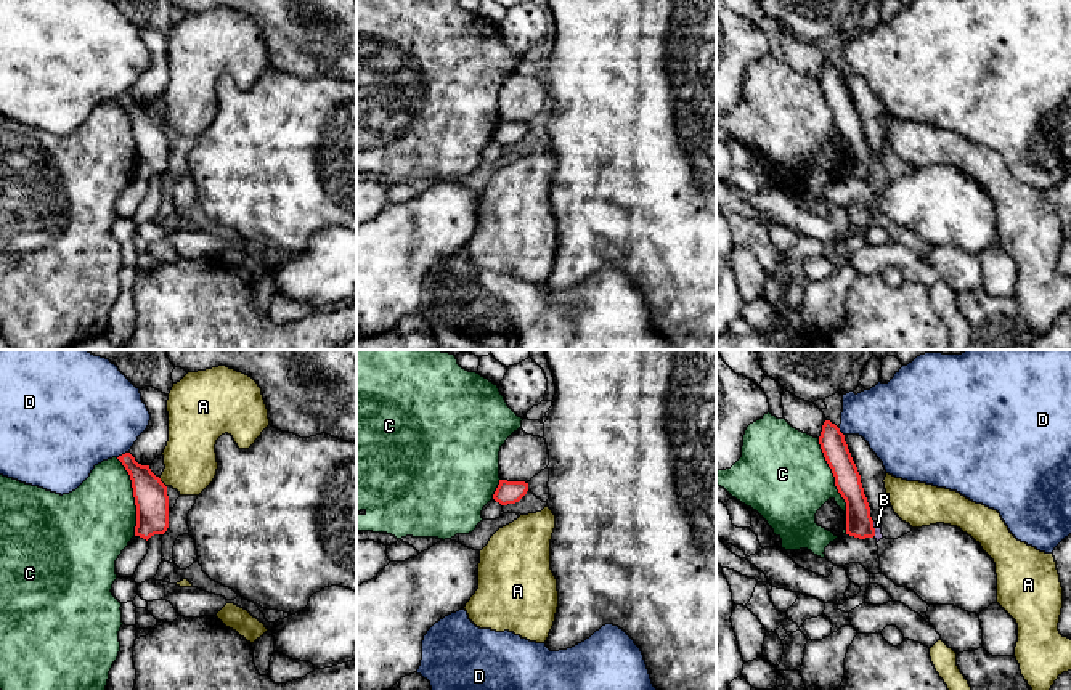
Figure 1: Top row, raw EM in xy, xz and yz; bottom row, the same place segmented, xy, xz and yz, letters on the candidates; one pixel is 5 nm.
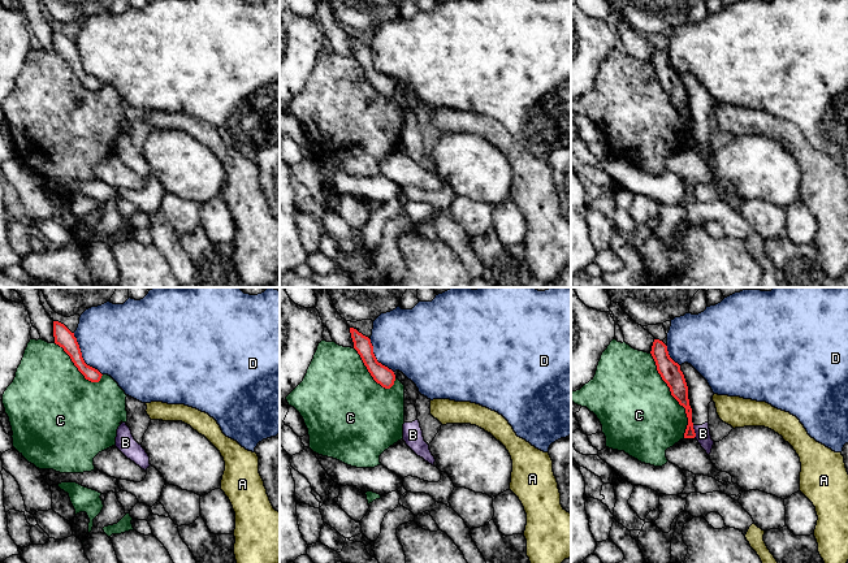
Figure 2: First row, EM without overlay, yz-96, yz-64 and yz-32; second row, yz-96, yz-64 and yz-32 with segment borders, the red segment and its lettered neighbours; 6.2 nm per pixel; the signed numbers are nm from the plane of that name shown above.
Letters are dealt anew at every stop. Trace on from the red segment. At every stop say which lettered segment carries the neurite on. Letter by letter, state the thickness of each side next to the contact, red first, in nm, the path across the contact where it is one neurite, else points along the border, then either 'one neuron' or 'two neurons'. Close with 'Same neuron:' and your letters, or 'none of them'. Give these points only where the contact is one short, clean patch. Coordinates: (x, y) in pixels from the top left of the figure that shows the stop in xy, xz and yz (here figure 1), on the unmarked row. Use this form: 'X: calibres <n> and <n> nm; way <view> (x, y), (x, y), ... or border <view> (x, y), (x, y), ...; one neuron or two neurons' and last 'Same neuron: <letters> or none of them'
A: calibres 170 and 260 nm; two neurons
B: calibres 140 and 40 nm; border yz (872, 162), (874, 177); two neurons
C: calibres 130 and 440 nm; two neurons
D: calibres 170 and 480 nm; two neurons
Same neuron: none of them

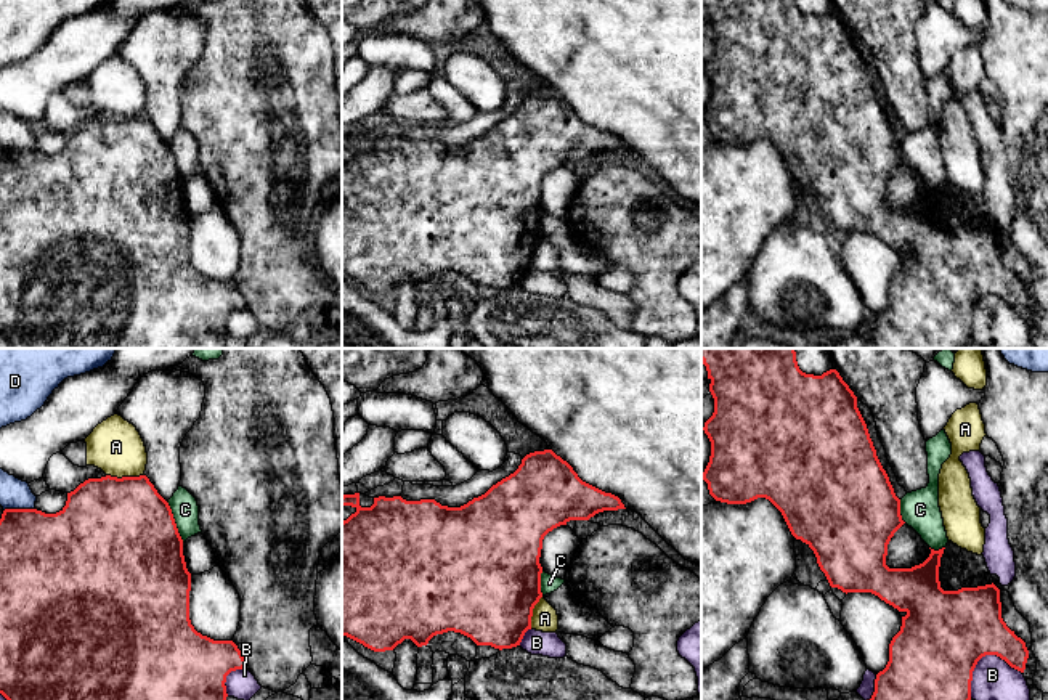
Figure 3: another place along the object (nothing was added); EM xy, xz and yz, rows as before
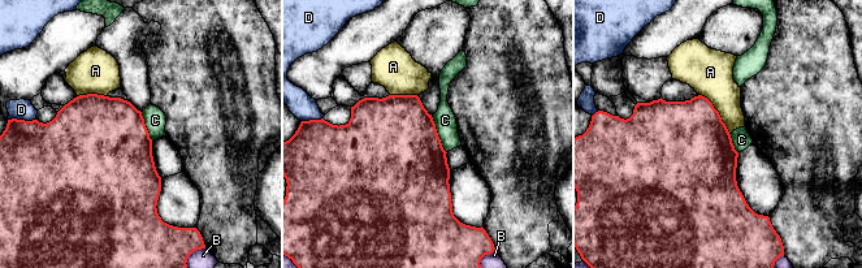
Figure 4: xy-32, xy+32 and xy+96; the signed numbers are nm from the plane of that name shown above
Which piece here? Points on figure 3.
A: calibres 500 and 280 nm; two neurons
B: calibres 440 and 240 nm; two neurons
C: calibres 500 and 140 nm; two neurons
D: calibres 400 and 150 nm; border xy (32, 148), (7, 148), (4, 151); two neurons
Same neuron: none of them

